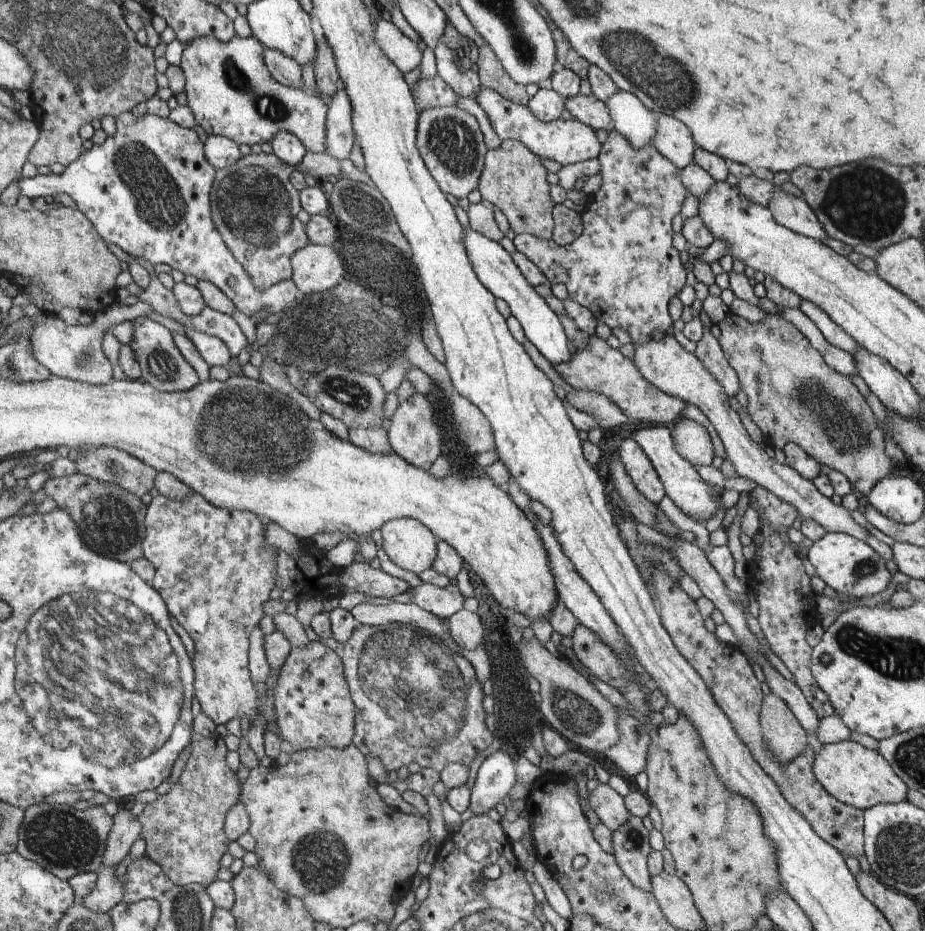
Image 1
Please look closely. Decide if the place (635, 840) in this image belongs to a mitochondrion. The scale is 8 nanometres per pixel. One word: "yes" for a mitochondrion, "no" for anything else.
yes

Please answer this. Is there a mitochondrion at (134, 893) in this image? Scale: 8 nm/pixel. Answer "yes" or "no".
no

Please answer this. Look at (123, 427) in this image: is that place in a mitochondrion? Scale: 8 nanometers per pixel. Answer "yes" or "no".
no

